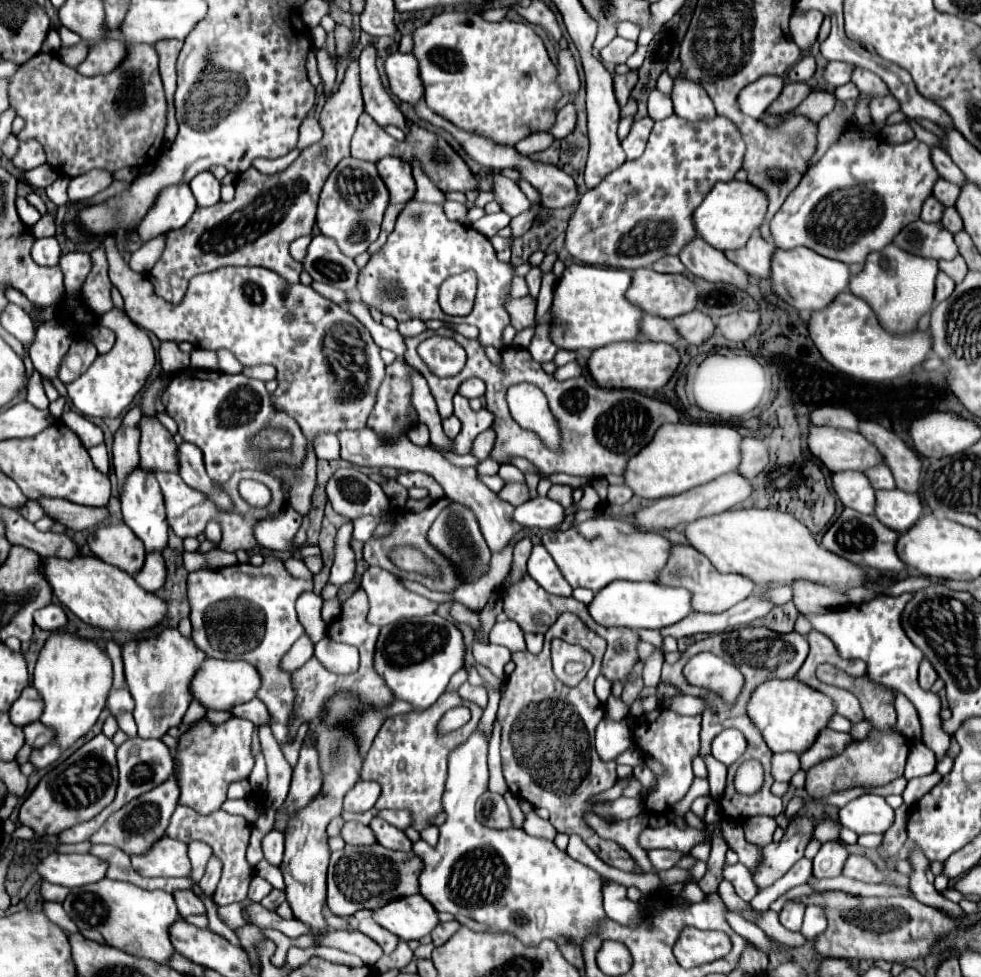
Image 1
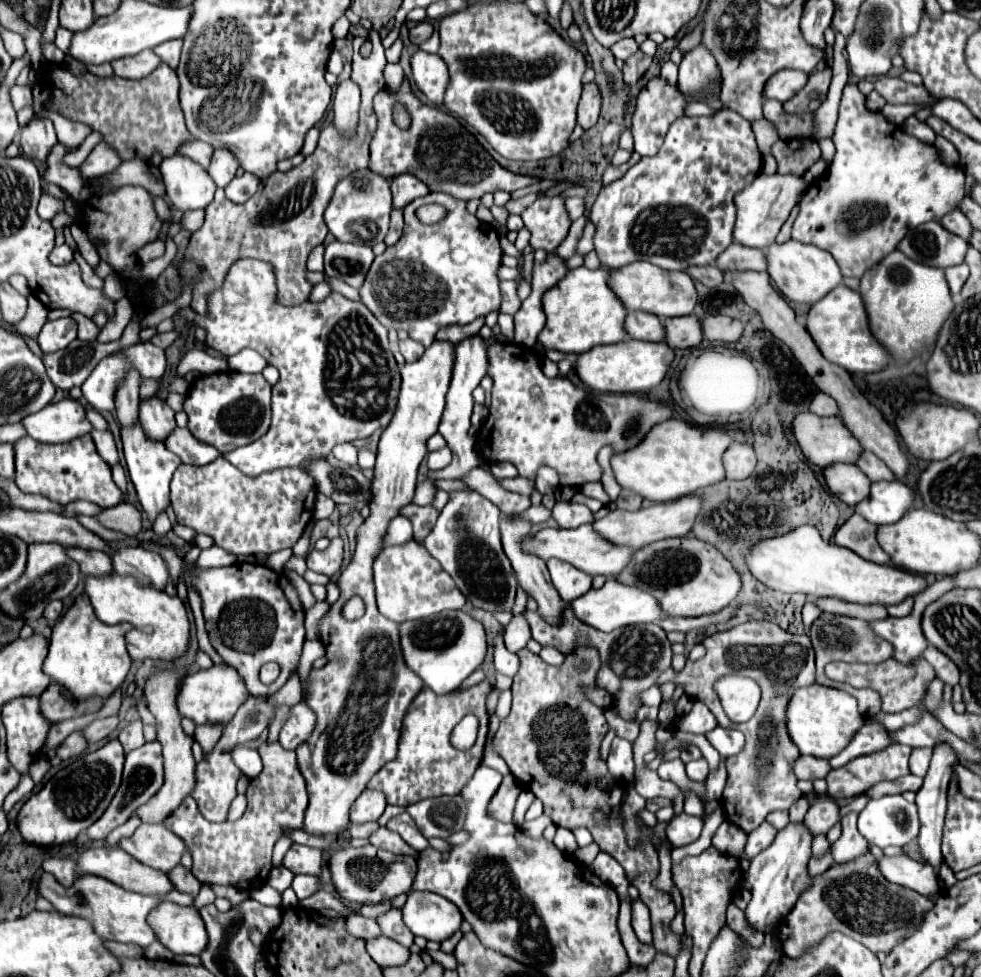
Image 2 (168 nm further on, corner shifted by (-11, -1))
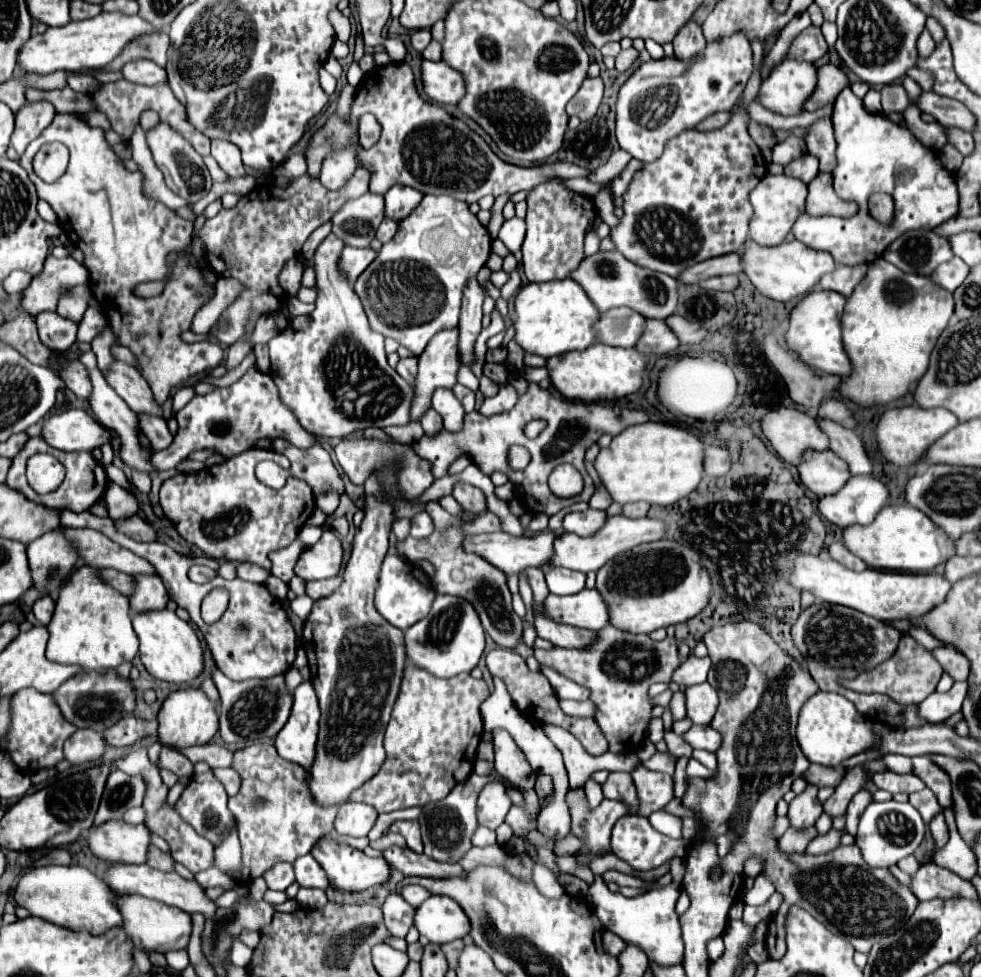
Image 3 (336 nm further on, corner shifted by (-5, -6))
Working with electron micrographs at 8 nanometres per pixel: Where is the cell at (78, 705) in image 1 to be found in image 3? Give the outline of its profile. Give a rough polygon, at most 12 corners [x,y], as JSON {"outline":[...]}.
{"outline":[[92,567],[60,591],[46,659],[104,675],[138,653],[128,597]]}

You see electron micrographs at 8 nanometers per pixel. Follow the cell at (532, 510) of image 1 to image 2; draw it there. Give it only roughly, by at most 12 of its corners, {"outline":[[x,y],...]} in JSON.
{"outline":[[556,502],[552,518],[560,528],[594,522],[584,504]]}

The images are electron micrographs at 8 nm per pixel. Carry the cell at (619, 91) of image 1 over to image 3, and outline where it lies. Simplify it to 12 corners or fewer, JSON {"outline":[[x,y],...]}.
{"outline":[[634,47],[620,51],[616,57],[616,71],[628,71],[638,51]]}

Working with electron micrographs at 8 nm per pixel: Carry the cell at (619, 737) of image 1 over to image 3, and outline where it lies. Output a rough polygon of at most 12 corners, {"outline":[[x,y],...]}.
{"outline":[[610,773],[602,785],[606,799],[624,801],[636,813],[630,773]]}

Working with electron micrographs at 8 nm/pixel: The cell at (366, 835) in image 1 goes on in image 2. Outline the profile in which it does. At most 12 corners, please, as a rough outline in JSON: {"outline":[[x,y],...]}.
{"outline":[[380,828],[370,844],[392,854],[418,856],[396,832]]}

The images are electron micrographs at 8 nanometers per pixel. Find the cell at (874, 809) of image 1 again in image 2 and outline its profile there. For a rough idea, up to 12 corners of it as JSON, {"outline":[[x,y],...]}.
{"outline":[[904,796],[870,800],[858,830],[870,846],[918,838],[918,808]]}

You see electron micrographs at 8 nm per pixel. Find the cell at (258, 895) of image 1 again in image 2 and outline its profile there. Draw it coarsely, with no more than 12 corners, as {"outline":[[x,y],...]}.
{"outline":[[284,866],[272,868],[268,884],[284,892],[294,874]]}

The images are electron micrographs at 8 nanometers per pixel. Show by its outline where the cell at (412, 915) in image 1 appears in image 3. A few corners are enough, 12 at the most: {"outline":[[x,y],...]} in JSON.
{"outline":[[430,895],[414,911],[414,927],[430,943],[470,931],[462,907]]}

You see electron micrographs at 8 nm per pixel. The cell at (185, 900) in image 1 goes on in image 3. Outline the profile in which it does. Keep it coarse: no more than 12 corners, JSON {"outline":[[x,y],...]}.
{"outline":[[158,847],[148,853],[148,865],[172,873],[174,859]]}

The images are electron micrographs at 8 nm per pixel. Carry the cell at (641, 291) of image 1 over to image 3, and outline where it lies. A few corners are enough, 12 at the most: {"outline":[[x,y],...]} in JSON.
{"outline":[[618,251],[584,259],[570,277],[600,311],[630,307],[666,319],[678,281]]}

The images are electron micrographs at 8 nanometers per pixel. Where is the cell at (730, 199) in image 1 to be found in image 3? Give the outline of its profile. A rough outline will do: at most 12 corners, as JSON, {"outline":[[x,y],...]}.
{"outline":[[766,175],[750,193],[748,239],[784,241],[804,211],[806,185]]}

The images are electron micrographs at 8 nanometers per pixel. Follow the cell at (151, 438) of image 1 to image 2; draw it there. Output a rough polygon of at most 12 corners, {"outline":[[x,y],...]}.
{"outline":[[158,396],[138,406],[142,428],[162,442],[176,426],[174,410]]}

